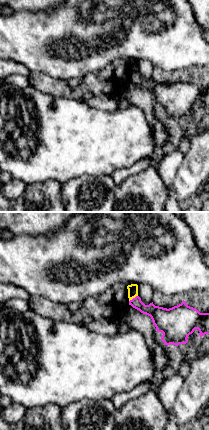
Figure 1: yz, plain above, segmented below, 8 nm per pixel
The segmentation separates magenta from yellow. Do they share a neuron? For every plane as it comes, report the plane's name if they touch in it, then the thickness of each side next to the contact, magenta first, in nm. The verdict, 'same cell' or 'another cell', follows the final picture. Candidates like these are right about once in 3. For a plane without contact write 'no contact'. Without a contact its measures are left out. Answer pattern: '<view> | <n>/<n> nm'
yz | 140/80 nm

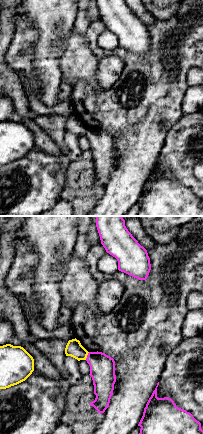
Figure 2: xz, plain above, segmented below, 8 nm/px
xz | 200/130 nm

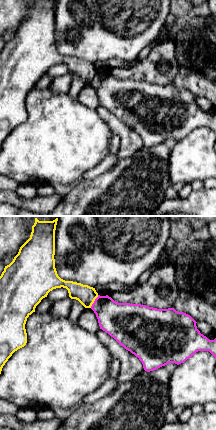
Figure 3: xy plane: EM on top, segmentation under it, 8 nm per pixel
xy | 280/160 nm

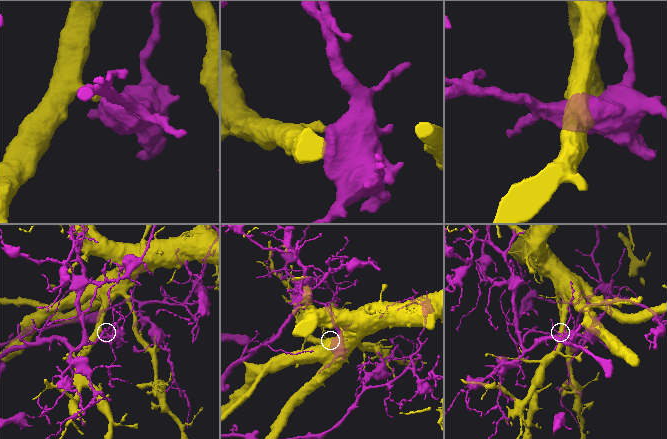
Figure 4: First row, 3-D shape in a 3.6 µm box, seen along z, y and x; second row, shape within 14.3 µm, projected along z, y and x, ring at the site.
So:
another cell

